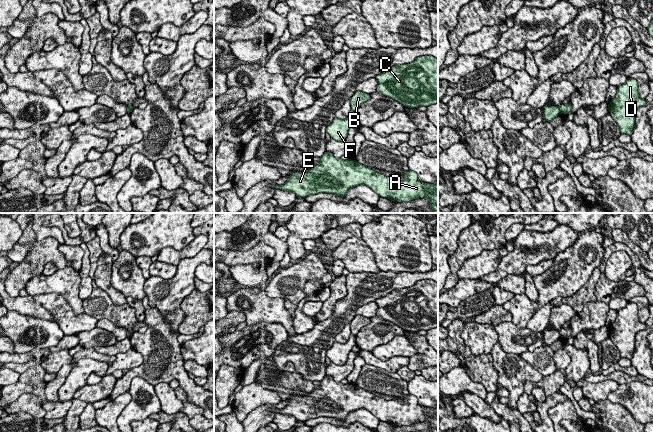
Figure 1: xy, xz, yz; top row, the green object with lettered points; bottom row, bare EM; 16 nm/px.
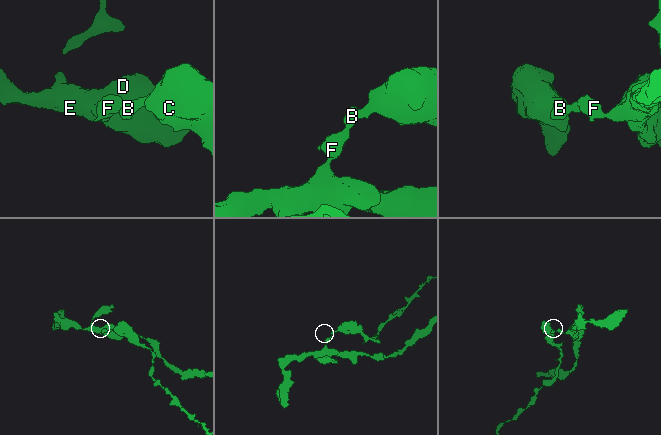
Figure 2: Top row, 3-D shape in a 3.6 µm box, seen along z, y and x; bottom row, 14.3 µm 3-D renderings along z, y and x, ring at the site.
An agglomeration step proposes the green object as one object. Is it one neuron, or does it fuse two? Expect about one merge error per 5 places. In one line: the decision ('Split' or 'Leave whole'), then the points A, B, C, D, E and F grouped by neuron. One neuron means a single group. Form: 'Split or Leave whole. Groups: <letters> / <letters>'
Split. Groups: A D E F / B C

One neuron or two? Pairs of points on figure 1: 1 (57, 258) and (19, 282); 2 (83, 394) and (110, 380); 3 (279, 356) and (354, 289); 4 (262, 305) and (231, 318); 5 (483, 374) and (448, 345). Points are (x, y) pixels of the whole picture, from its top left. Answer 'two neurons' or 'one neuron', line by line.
1: one neuron
2: one neuron
3: one neuron
4: two neurons
5: one neuron

